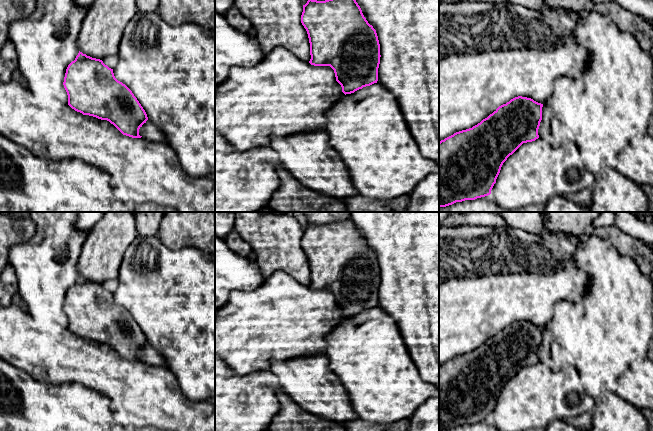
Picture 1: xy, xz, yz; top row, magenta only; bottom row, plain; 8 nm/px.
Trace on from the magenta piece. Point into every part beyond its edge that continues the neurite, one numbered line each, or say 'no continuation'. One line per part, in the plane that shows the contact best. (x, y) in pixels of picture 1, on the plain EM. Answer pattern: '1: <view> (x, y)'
no continuation

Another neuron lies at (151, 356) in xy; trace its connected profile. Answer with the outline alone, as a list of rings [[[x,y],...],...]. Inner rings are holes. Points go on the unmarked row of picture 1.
[[[147,344],[143,349],[142,362],[155,366],[165,366],[166,362],[162,355],[155,350],[150,344]]]

